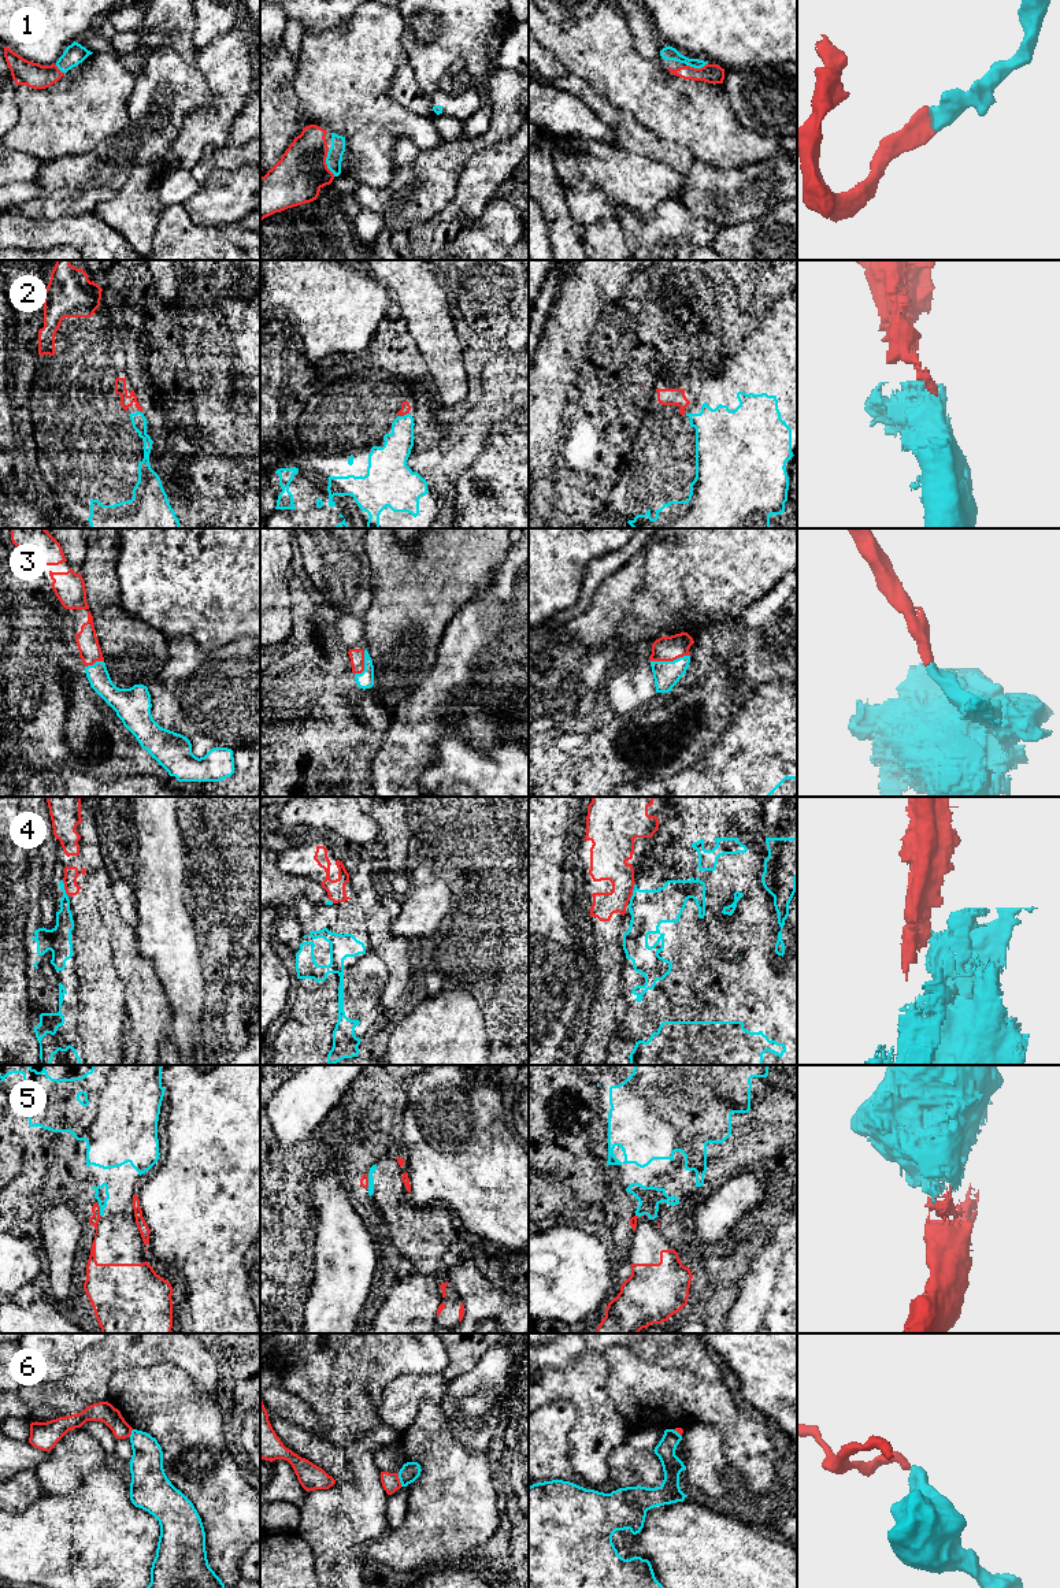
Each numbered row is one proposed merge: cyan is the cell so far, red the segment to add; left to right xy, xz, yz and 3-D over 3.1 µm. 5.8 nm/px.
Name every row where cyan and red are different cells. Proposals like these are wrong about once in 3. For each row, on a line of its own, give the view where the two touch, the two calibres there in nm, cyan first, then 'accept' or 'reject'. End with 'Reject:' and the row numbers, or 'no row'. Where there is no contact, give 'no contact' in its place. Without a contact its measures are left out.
1: contact in xz; calibres 100 and 300 nm; accept
2: contact in xz; calibres 170 and 60 nm; accept
3: contact in yz; calibres 160 and 140 nm; accept
4: contact in yz; calibres 220 and 220 nm; reject
5: contact in xy; calibres 80 and 60 nm; accept
6: contact in xz; calibres 110 and 110 nm; reject
Reject: 4, 6

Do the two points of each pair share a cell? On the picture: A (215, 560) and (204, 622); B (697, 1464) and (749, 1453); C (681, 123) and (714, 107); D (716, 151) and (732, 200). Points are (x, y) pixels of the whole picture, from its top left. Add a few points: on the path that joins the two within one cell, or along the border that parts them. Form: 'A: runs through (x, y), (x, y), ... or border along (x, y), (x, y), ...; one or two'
A: runs through (215, 575), (214, 607); one
B: border along (716, 1427), (721, 1432), (721, 1446), (727, 1462); two
C: runs through (689, 117), (699, 114), (705, 107); one
D: border along (696, 158), (726, 169), (753, 164); two

